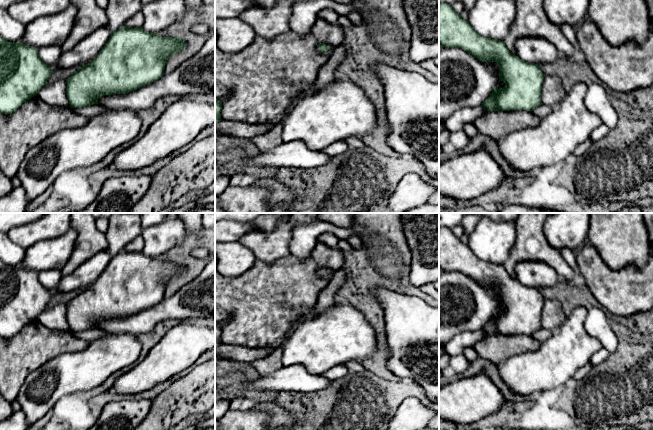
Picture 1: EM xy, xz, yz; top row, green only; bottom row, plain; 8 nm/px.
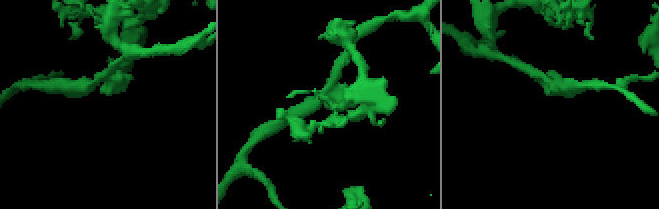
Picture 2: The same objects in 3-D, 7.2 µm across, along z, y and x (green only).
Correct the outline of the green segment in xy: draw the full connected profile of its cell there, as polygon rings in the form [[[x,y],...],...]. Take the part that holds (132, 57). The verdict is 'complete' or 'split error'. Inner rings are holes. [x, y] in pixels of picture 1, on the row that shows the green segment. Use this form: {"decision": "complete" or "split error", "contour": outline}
{"decision": "complete", "contour": [[[120,27],[111,36],[99,54],[88,64],[83,65],[66,79],[66,93],[71,108],[82,108],[98,104],[104,95],[126,94],[160,79],[165,73],[167,60],[186,48],[186,41],[179,37],[162,37],[140,28]]]}

